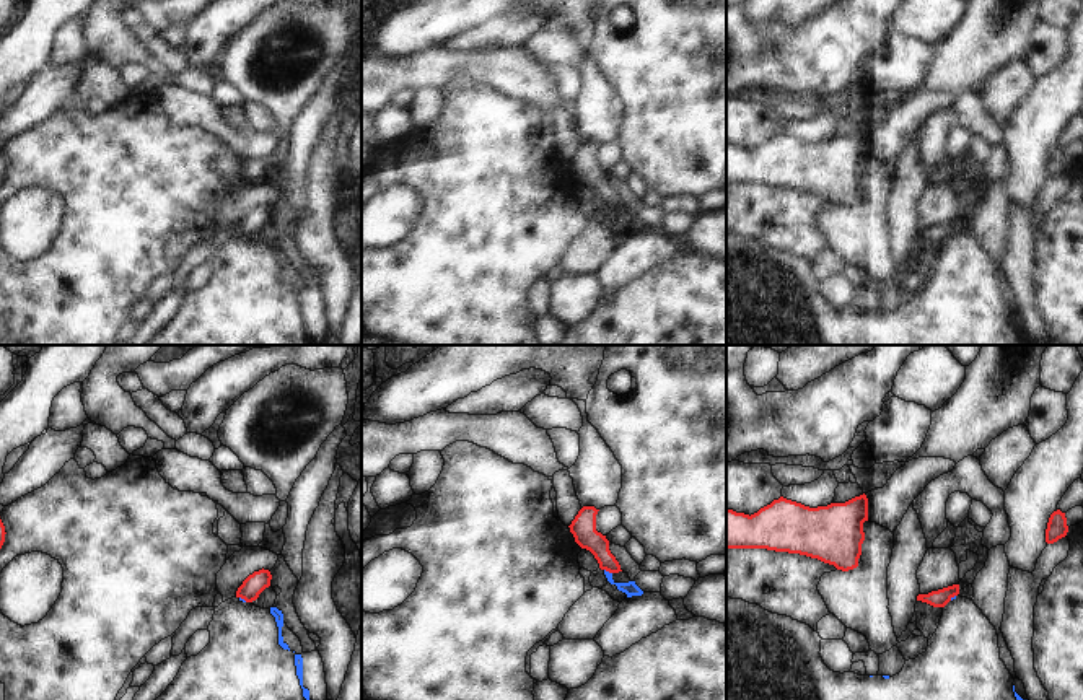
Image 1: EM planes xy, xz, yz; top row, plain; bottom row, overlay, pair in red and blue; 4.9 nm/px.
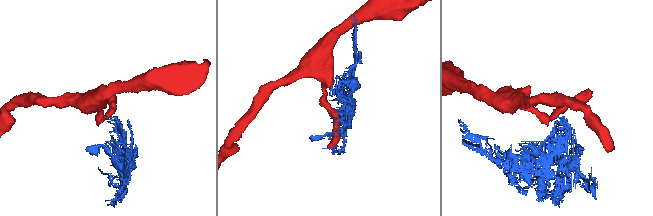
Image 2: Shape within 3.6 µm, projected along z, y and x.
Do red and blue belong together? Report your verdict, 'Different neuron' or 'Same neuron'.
Different neuron.

